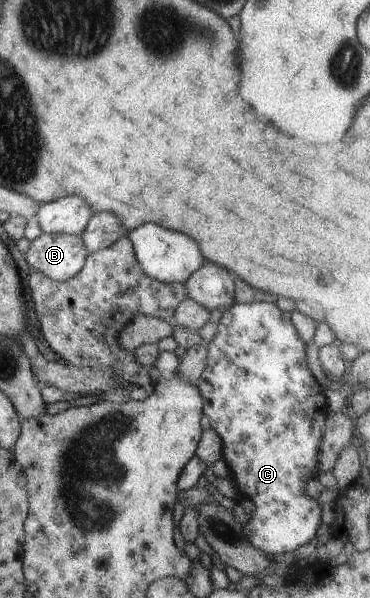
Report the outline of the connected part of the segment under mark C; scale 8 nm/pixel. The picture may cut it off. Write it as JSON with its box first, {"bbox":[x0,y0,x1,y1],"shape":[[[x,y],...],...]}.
{"bbox":[196,302,327,554],"shape":[[[255,302],[236,303],[222,314],[217,322],[217,331],[214,338],[209,342],[206,353],[206,366],[201,372],[196,384],[203,398],[203,414],[209,419],[209,426],[218,434],[221,440],[221,459],[226,462],[228,477],[232,480],[235,488],[244,496],[250,498],[254,504],[251,517],[242,525],[247,541],[265,554],[278,554],[278,552],[293,552],[297,547],[308,542],[314,537],[314,533],[320,525],[320,509],[316,499],[305,495],[305,484],[308,479],[316,477],[315,467],[319,461],[319,444],[323,437],[327,400],[320,389],[312,373],[306,365],[305,342],[298,336],[297,330],[292,326],[291,313],[282,311],[275,303]]]}

